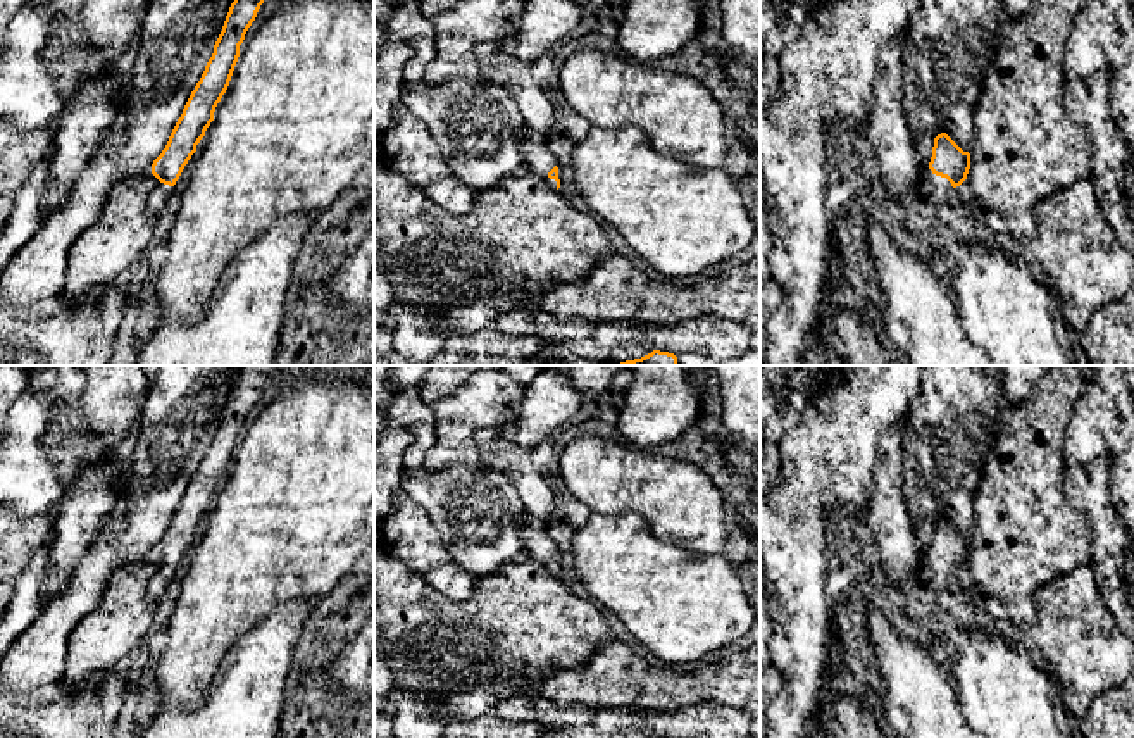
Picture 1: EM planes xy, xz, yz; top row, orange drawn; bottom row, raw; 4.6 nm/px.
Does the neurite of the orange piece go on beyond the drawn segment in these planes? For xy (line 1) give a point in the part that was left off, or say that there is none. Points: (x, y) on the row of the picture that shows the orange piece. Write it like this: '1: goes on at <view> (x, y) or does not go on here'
1: goes on at xy (157, 199)

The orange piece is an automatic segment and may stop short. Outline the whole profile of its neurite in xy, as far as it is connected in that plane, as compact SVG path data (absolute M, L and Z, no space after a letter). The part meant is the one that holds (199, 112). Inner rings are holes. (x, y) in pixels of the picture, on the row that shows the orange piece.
M234 0L231 3L222 31L214 45L214 53L191 91L165 148L152 164L152 174L160 183L150 193L146 202L150 216L155 217L162 210L172 186L214 121L215 107L226 93L238 62L240 45L262 3L264 0Z

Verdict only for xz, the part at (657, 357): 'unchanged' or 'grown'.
unchanged

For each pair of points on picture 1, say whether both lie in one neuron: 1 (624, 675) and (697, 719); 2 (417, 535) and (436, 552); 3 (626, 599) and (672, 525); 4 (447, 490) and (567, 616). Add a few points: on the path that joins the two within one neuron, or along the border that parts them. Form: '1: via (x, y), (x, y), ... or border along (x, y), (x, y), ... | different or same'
1: border along (719, 702), (695, 702), (676, 709), (640, 709) | different
2: via (423, 540), (431, 549) | same
3: border along (635, 511), (659, 538), (700, 554) | different
4: border along (526, 557), (509, 561), (478, 578) | different

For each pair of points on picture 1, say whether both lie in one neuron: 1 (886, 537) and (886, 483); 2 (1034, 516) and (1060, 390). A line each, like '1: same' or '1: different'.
1: same
2: same

